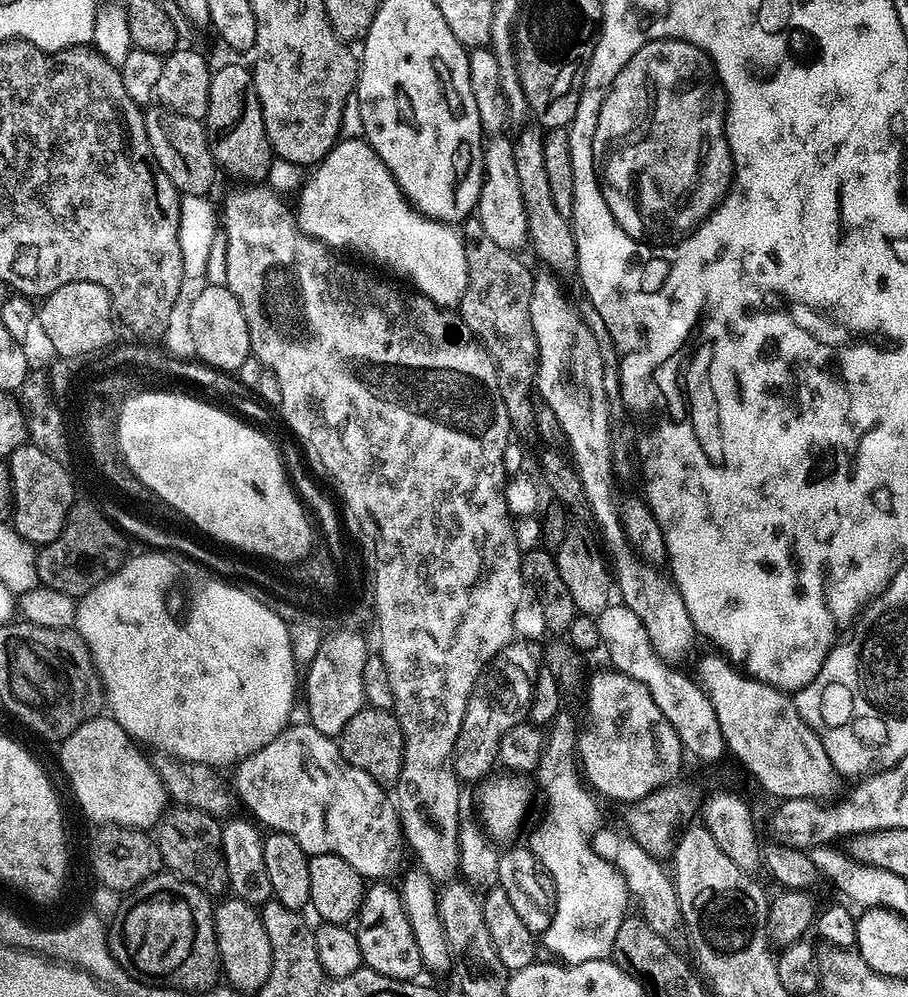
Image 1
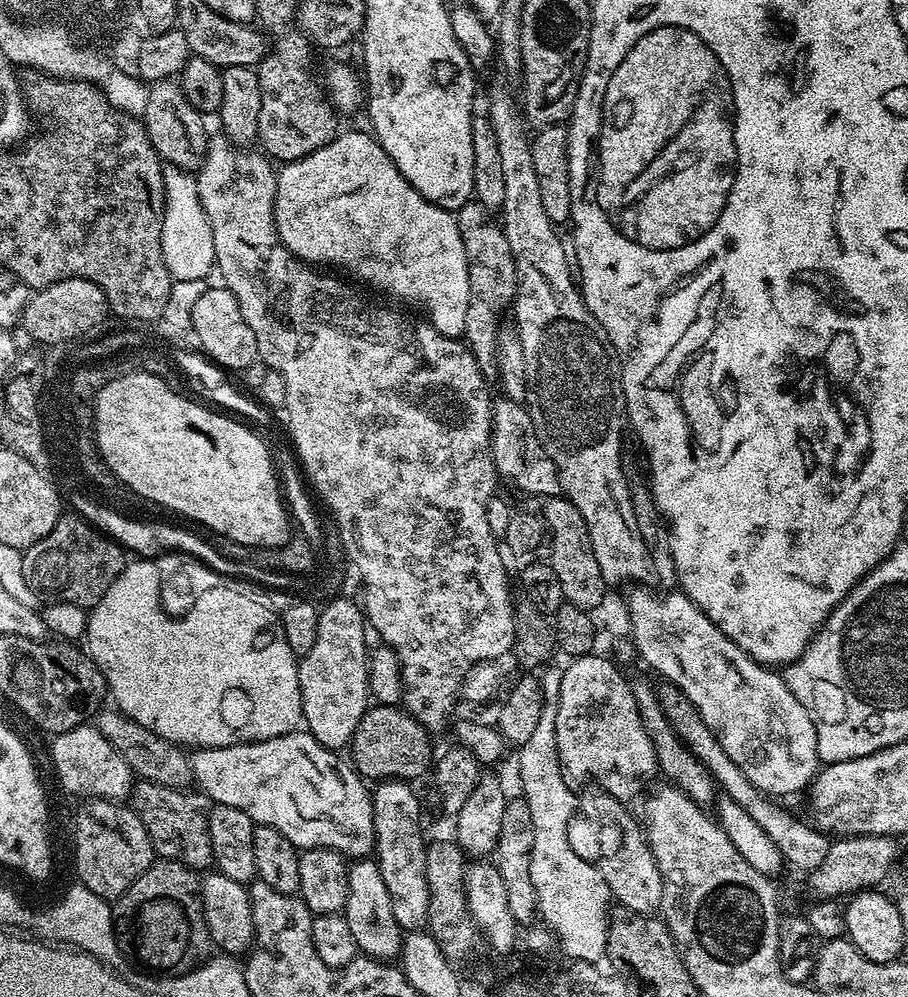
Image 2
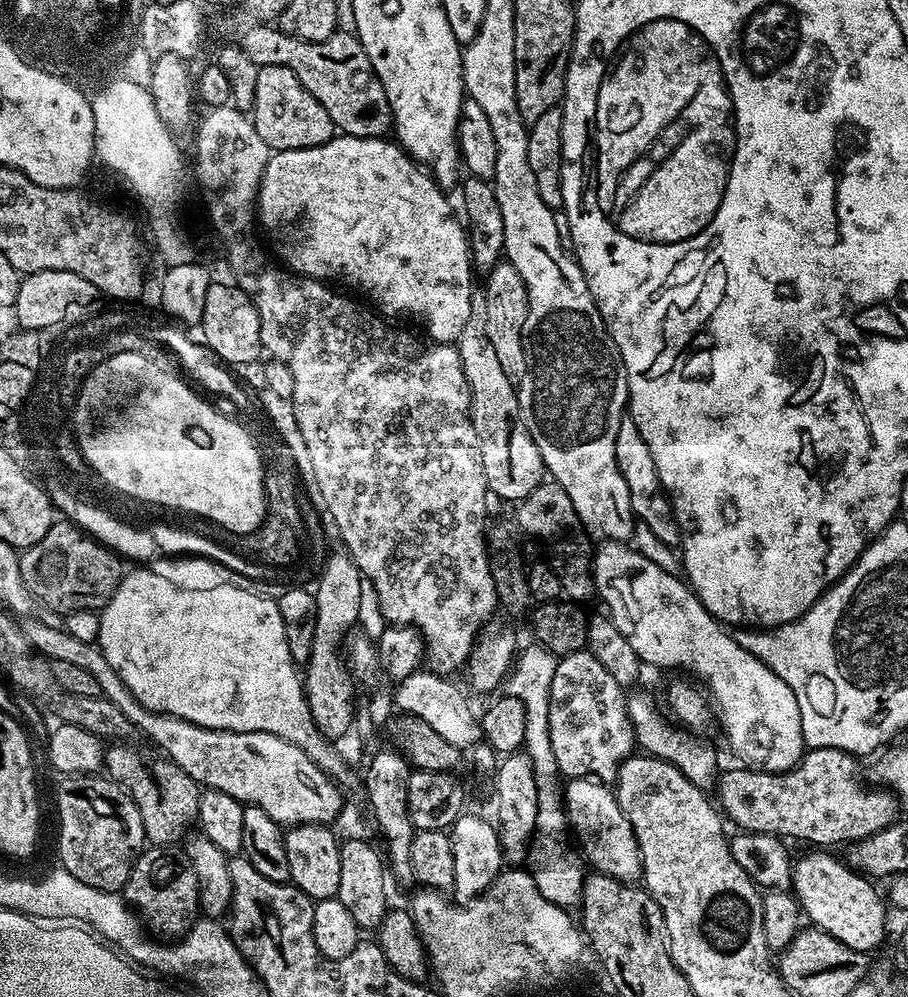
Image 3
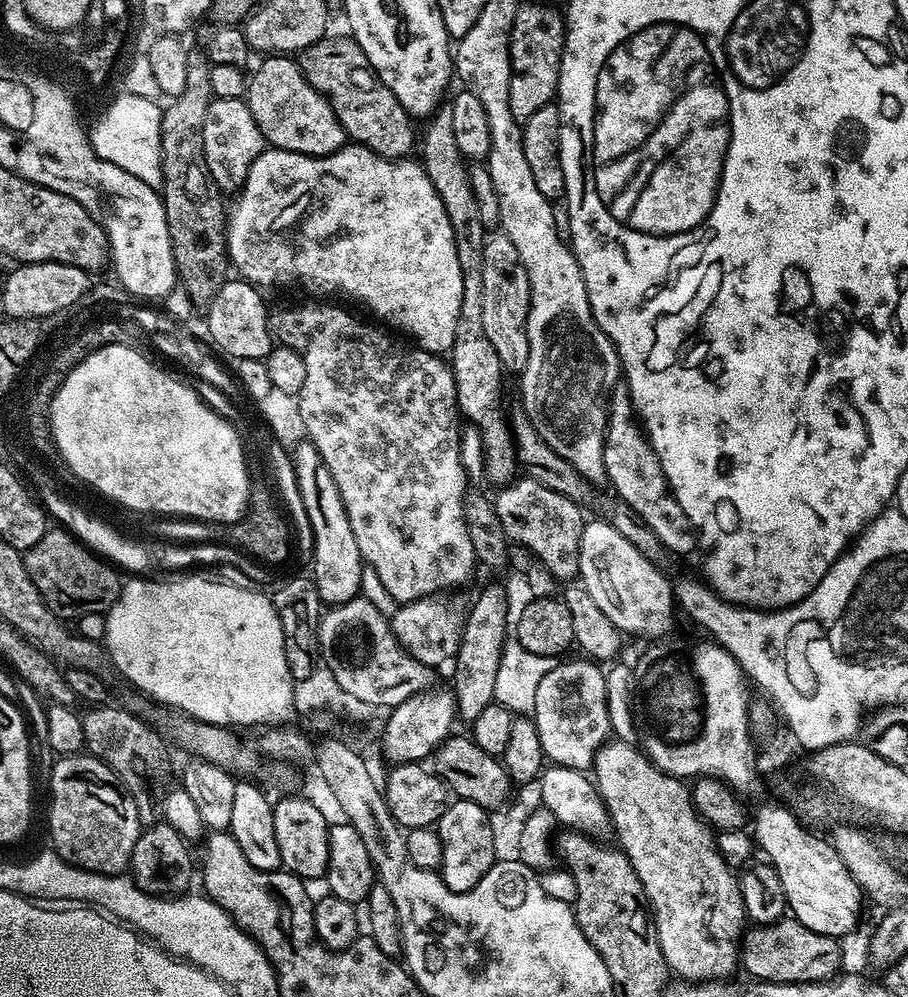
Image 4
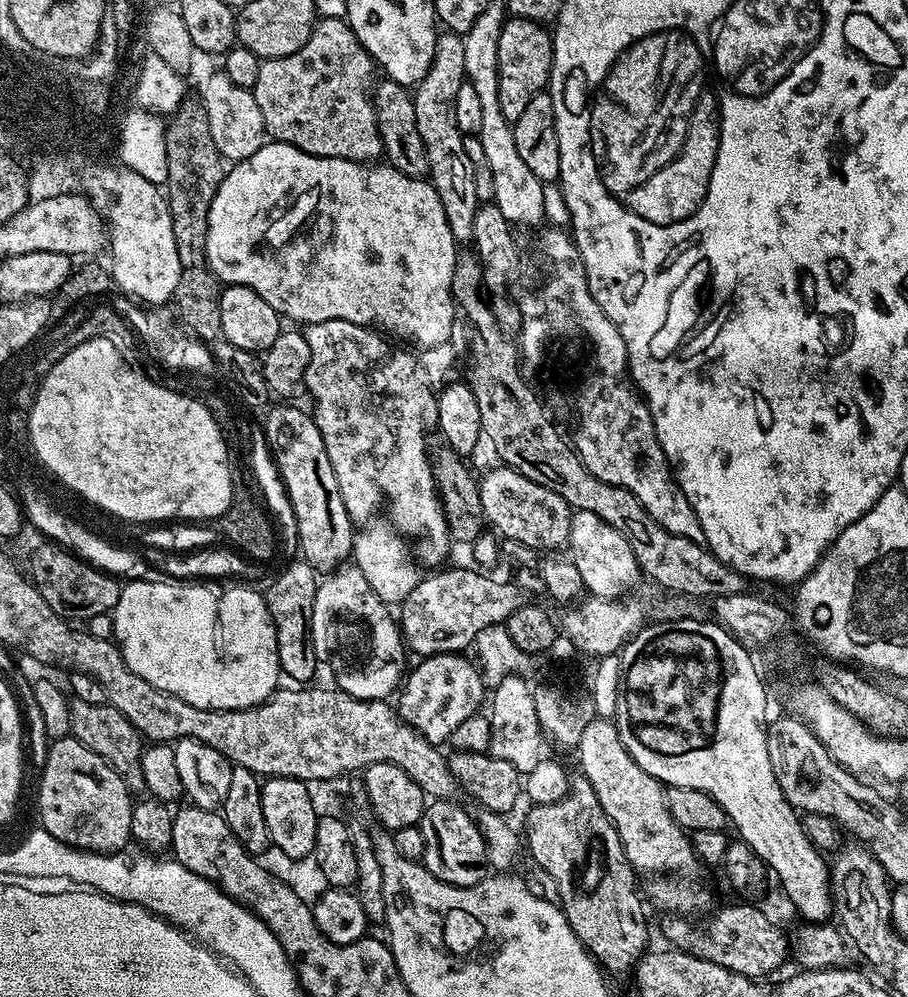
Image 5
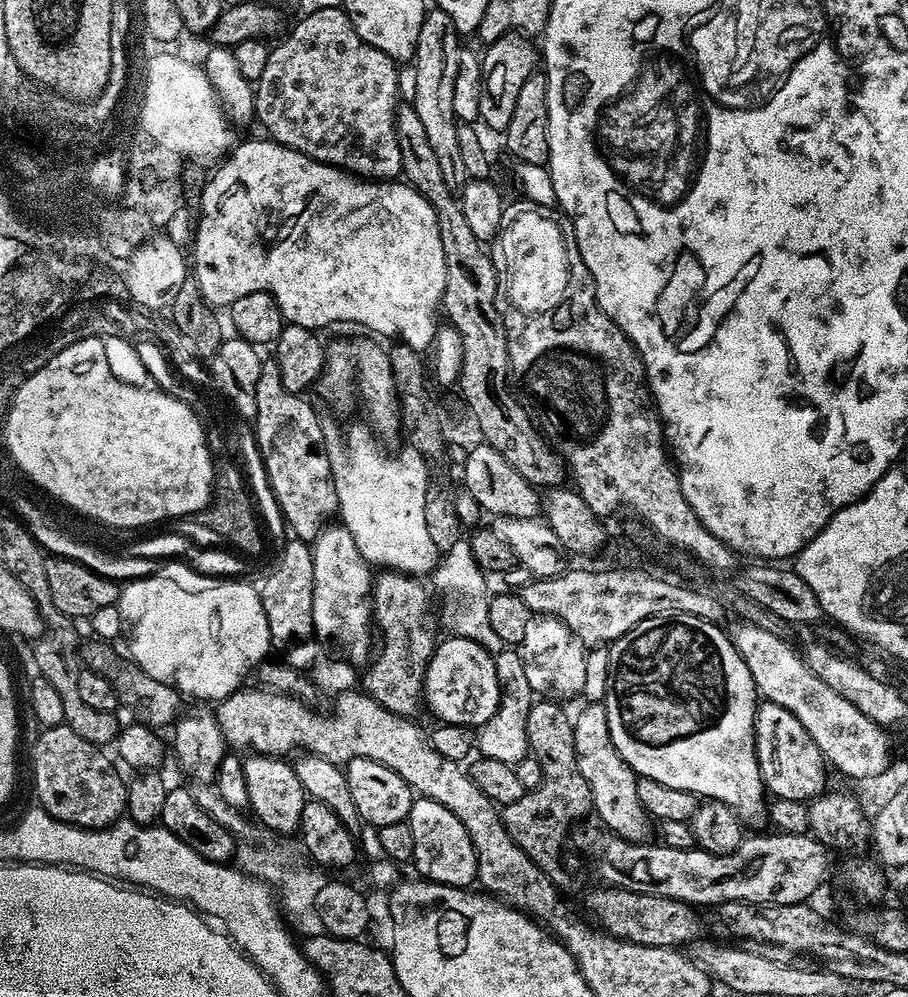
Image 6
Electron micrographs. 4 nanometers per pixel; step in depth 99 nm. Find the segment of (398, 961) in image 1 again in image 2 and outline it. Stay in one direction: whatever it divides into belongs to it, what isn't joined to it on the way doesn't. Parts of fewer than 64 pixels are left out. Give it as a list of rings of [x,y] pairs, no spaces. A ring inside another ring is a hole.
[[[356,858],[348,864],[348,897],[342,915],[363,955],[385,962],[399,957],[402,929],[394,918],[394,910],[390,910],[390,893],[386,891],[386,882],[382,882],[382,870],[378,870],[375,859]]]

